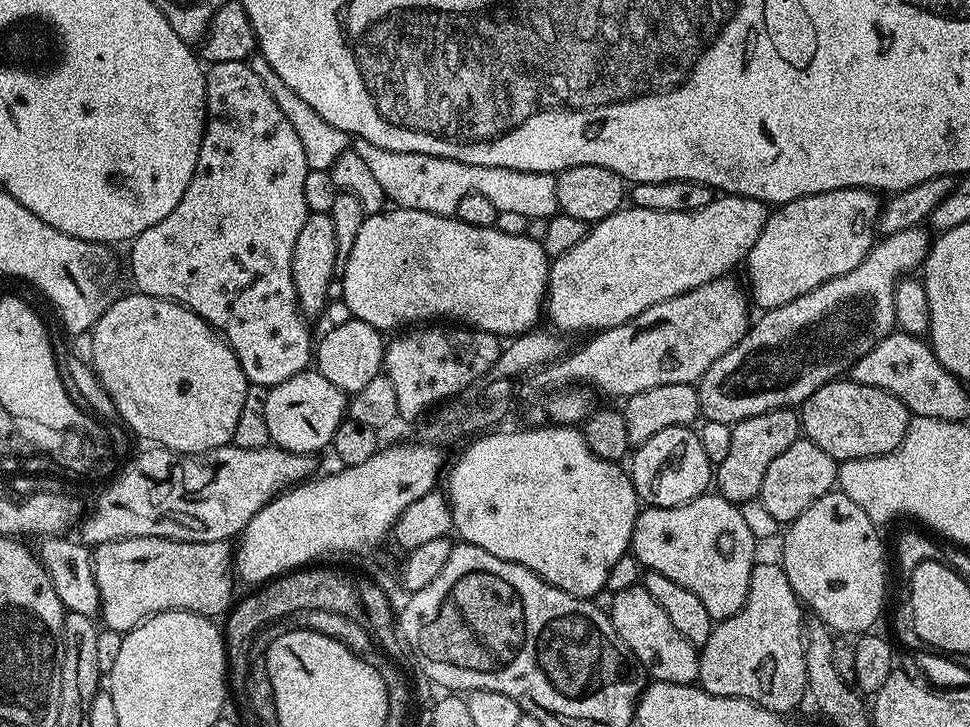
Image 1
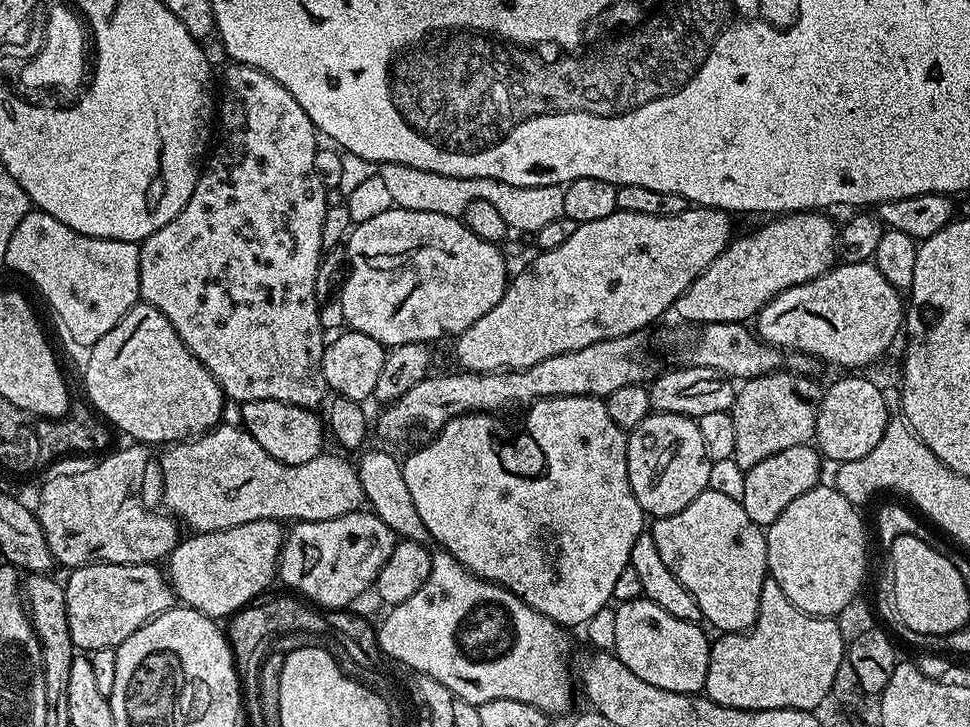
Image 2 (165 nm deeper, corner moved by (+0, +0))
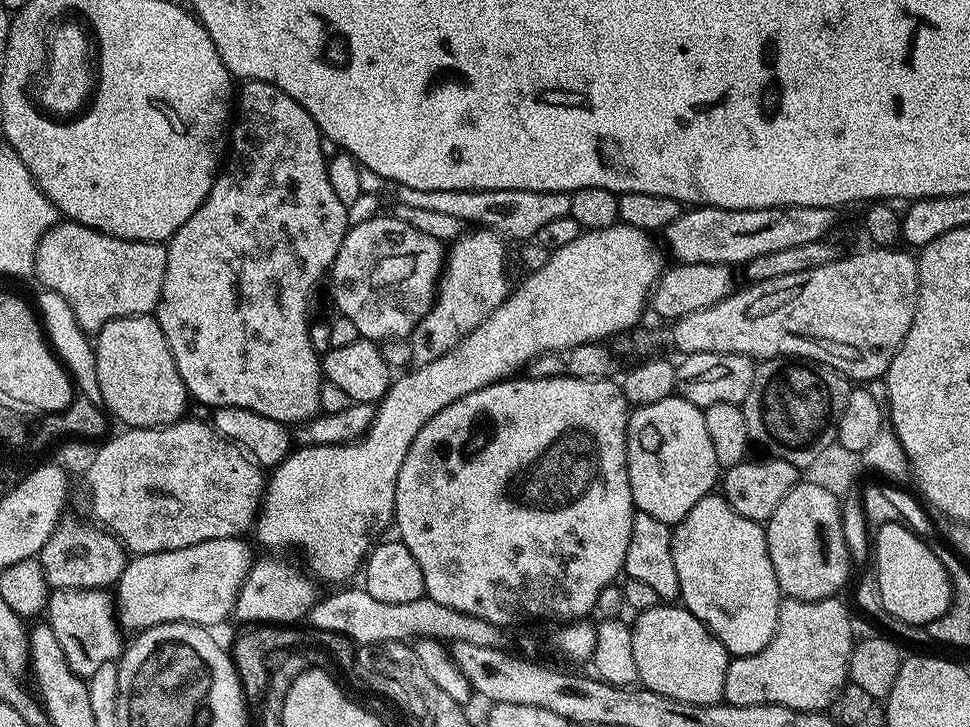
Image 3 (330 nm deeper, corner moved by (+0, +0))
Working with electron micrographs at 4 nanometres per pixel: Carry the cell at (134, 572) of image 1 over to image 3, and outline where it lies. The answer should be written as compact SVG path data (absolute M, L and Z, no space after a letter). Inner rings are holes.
M58 588L49 595L46 609L46 622L54 630L54 638L58 638L58 646L62 646L62 654L66 654L66 662L70 670L82 677L90 677L98 666L111 660L119 661L122 651L120 644L121 629L113 597L103 588Z

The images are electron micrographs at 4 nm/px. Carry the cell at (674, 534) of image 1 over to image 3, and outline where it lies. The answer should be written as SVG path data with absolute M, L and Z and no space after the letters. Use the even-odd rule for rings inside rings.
M723 495L704 496L686 518L672 528L674 570L678 570L679 599L694 618L701 620L733 657L758 654L776 632L782 593L768 553L768 533L759 520L742 518L725 502Z

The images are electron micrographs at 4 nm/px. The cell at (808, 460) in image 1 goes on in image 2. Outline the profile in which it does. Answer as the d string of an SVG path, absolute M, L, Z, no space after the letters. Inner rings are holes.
M811 443L786 446L786 450L778 450L778 454L762 458L758 466L749 468L744 473L746 491L739 502L746 510L746 514L750 514L755 524L761 526L773 524L778 514L782 514L782 510L786 510L786 506L794 502L794 498L802 498L806 490L821 483L820 460L822 461L821 453Z

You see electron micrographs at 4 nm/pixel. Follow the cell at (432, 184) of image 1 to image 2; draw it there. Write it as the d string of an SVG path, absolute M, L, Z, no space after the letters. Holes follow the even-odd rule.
M381 164L378 175L390 193L393 205L406 210L422 210L430 214L446 214L463 217L468 204L489 204L500 215L504 224L509 224L516 232L534 234L542 226L554 222L554 218L564 215L564 188L554 186L510 186L494 178L454 178L430 170L418 170L414 166L401 164Z

